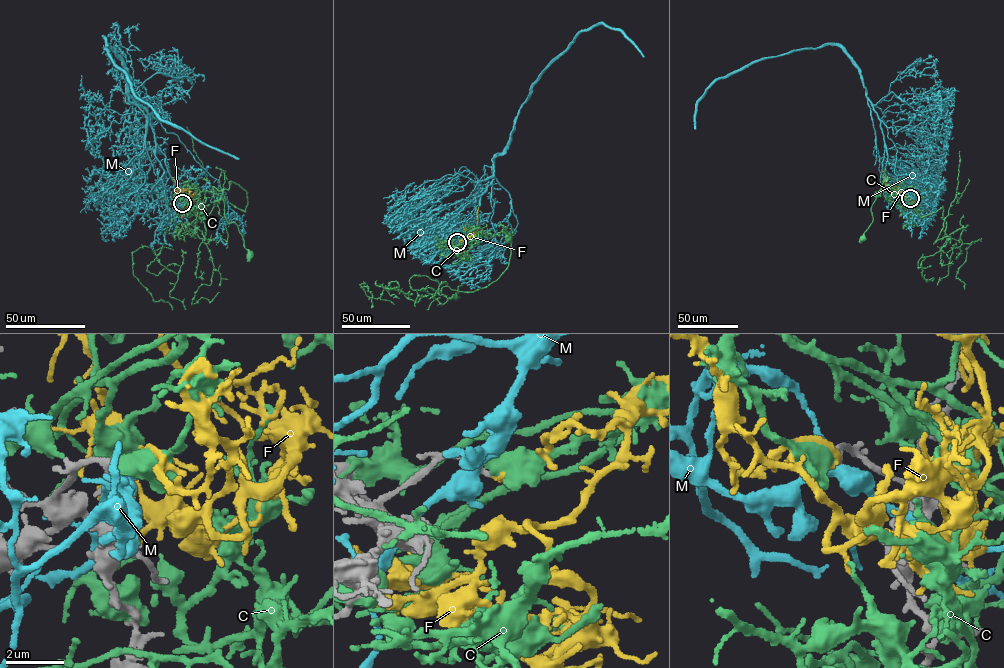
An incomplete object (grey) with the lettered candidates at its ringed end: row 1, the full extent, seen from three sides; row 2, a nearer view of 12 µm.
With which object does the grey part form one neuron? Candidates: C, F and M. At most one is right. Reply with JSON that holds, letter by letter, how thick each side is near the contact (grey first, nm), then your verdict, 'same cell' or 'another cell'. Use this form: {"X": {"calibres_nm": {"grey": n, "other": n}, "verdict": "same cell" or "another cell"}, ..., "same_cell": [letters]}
{"C": {"calibres_nm": {"grey": 280, "other": 600}, "verdict": "another cell"}, "F": {"calibres_nm": {"grey": 240, "other": 200}, "verdict": "same cell"}, "M": {"calibres_nm": {"grey": 280, "other": 400}, "verdict": "another cell"}, "same_cell": ["F"]}

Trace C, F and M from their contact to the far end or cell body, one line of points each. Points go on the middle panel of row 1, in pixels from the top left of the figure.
C: (456, 242), (472, 238), (478, 231), (494, 236), (499, 232), (506, 232), (503, 228), (504, 239), (508, 239)
F: (457, 242), (476, 233), (471, 230), (477, 223), (479, 207)
M: (456, 242), (477, 225), (495, 158), (507, 149), (531, 85), (580, 32), (602, 23), (621, 30), (644, 56)

